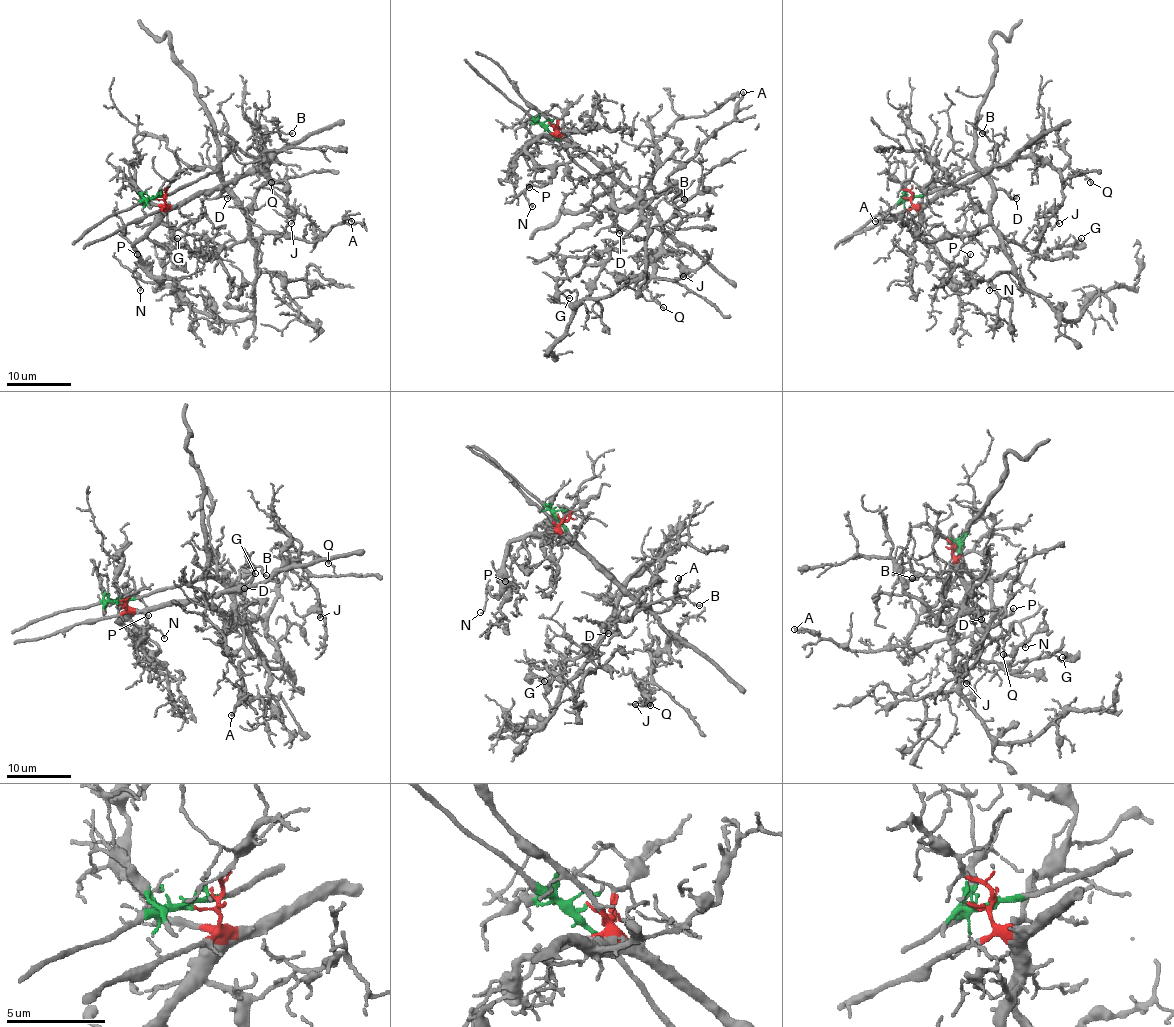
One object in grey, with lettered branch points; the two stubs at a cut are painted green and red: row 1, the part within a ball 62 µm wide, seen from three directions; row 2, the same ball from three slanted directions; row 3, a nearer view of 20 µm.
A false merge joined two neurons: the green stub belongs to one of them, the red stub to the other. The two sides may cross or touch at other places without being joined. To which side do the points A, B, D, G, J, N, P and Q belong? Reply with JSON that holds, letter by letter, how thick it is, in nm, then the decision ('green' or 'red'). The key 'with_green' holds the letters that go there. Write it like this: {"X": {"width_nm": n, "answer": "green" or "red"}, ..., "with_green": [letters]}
{"A": {"width_nm": 200, "answer": "green"}, "B": {"width_nm": 120, "answer": "red"}, "D": {"width_nm": 100, "answer": "green"}, "G": {"width_nm": 120, "answer": "green"}, "J": {"width_nm": 140, "answer": "red"}, "N": {"width_nm": 100, "answer": "red"}, "P": {"width_nm": 120, "answer": "red"}, "Q": {"width_nm": 130, "answer": "red"}, "with_green": ["A", "D", "G"]}

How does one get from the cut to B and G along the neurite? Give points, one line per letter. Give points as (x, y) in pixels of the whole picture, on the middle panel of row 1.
B: (549, 124), (604, 166), (654, 212), (660, 201), (665, 200), (673, 204), (678, 200), (684, 200)
G: (549, 124), (547, 130), (618, 209), (639, 208), (638, 222), (607, 258), (557, 282), (570, 298)

